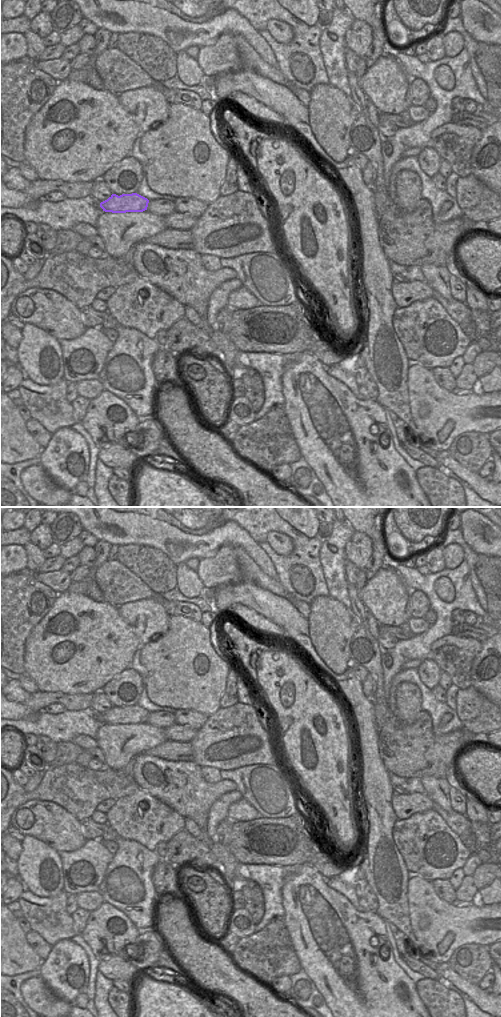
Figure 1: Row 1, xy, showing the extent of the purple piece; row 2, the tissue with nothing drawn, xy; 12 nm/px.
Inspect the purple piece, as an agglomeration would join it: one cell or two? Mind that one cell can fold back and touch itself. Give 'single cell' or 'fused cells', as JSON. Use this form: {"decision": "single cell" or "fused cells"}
{"decision": "single cell"}

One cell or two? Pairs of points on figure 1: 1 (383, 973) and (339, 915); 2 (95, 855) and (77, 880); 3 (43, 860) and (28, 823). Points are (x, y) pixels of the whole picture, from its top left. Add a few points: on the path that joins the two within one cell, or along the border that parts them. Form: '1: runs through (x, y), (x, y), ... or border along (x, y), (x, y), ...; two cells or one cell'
1: runs through (371, 959), (365, 953), (365, 950), (344, 929); one cell
2: runs through (91, 861), (80, 874); one cell
3: border along (25, 835), (31, 835), (55, 849); two cells

